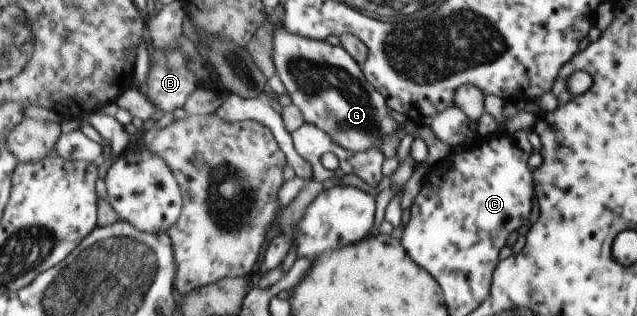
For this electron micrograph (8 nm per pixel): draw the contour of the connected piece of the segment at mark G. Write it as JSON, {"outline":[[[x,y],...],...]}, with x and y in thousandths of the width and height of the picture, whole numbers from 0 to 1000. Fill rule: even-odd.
{"outline":[[[441,76],[429,101],[429,180],[432,234],[436,237],[457,329],[471,345],[476,386],[515,424],[523,449],[532,465],[553,481],[565,481],[581,472],[597,472],[603,430],[622,424],[628,440],[634,421],[633,396],[612,370],[612,342],[606,313],[592,288],[582,263],[571,247],[568,215],[535,149],[520,146],[510,130],[474,120],[471,111],[460,111]]]}

